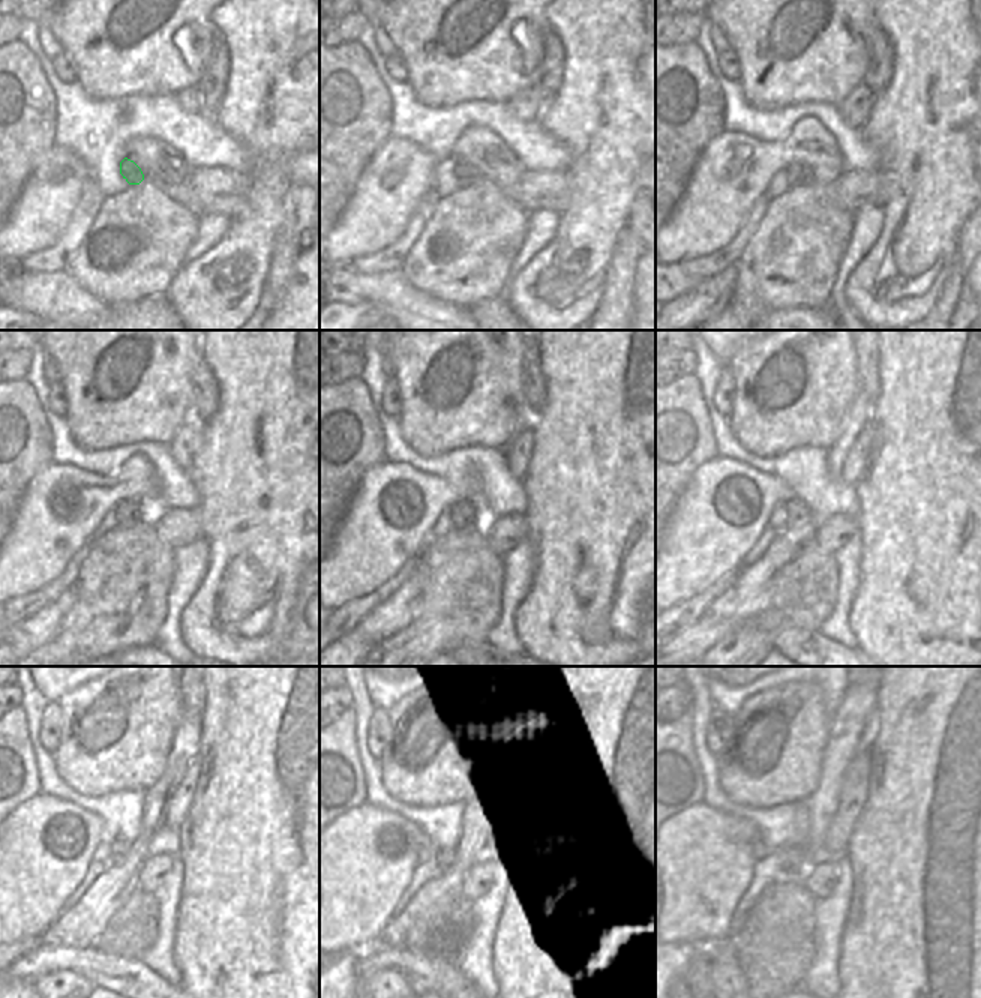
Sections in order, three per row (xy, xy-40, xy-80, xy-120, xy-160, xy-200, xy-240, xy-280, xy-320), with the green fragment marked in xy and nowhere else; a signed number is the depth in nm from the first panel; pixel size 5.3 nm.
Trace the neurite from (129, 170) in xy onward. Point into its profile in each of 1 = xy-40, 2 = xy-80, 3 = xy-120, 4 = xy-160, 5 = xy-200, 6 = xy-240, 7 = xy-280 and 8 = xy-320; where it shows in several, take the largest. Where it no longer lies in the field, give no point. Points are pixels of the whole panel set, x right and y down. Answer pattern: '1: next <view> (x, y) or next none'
1: next xy-40 (465, 174)
2: next xy-80 (798, 174)
3: next xy-120 (128, 512)
4: next xy-160 (462, 514)
5: next xy-200 (797, 512)
6: next xy-240 (119, 848)
7: next xy-280 (446, 857)
8: next xy-320 (791, 865)

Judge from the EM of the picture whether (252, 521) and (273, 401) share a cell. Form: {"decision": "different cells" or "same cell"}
{"decision": "same cell"}

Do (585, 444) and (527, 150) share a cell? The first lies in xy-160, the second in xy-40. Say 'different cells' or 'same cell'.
different cells

